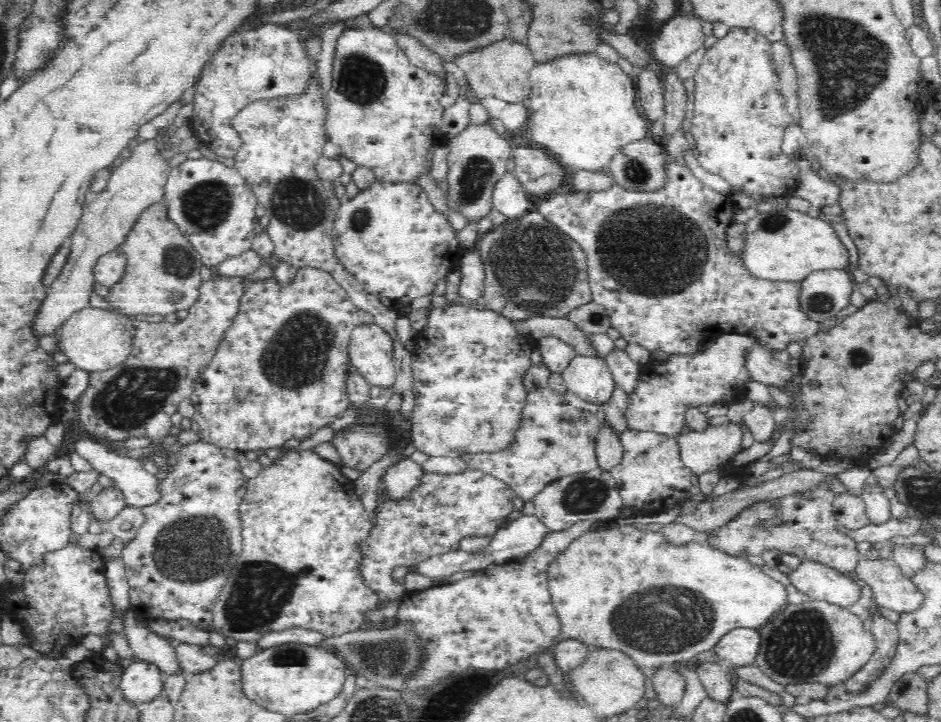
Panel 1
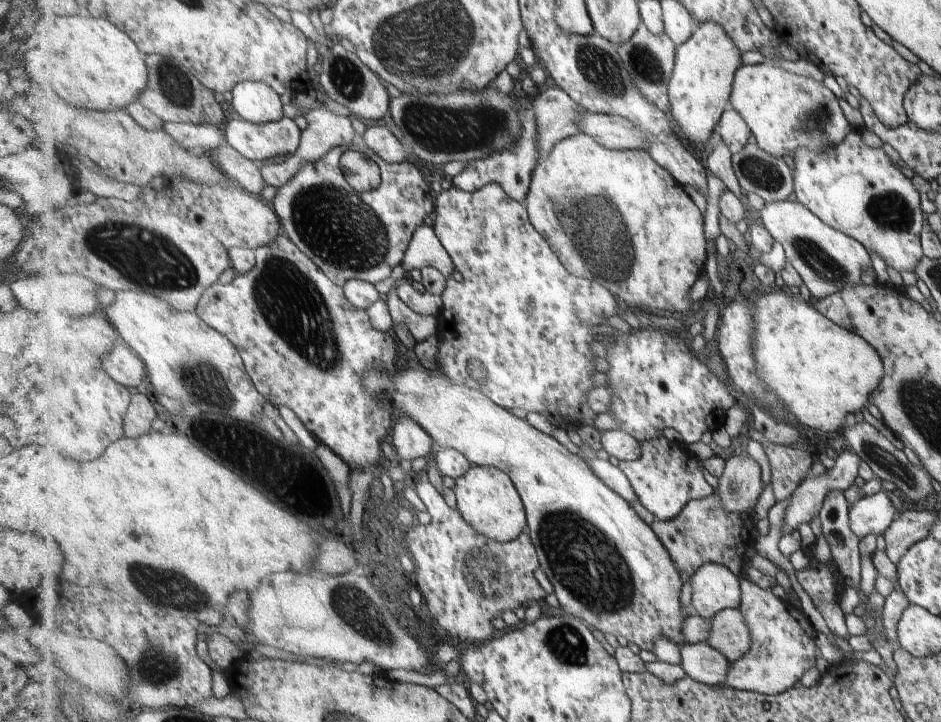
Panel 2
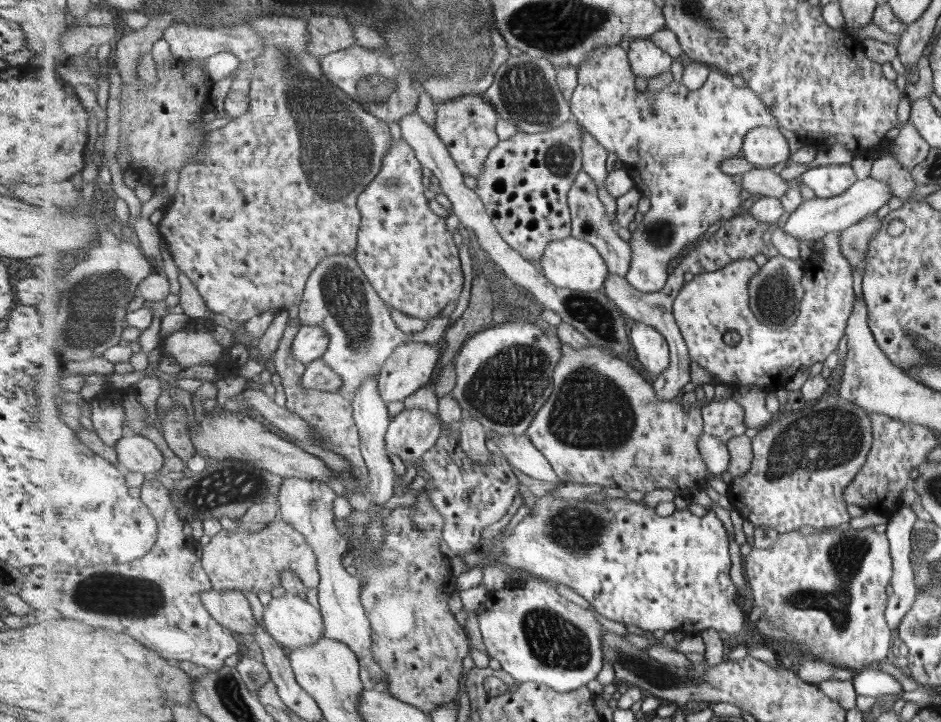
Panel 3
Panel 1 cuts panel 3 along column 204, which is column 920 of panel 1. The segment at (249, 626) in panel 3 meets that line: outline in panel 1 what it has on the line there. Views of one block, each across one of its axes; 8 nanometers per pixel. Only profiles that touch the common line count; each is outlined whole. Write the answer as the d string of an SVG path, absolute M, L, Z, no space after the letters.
M860 557L852 576L870 586L872 599L876 601L874 605L880 608L899 613L919 607L924 600L922 593L892 558L869 560Z

